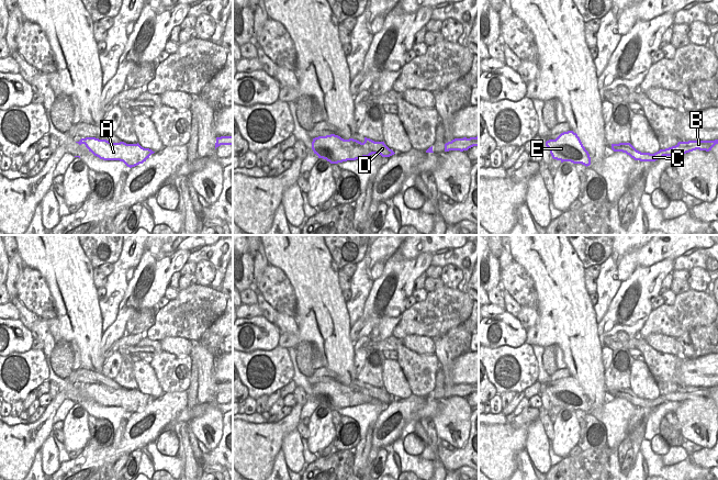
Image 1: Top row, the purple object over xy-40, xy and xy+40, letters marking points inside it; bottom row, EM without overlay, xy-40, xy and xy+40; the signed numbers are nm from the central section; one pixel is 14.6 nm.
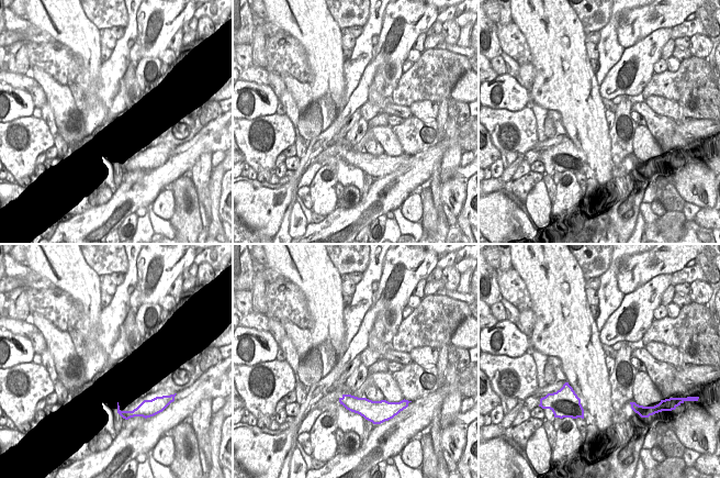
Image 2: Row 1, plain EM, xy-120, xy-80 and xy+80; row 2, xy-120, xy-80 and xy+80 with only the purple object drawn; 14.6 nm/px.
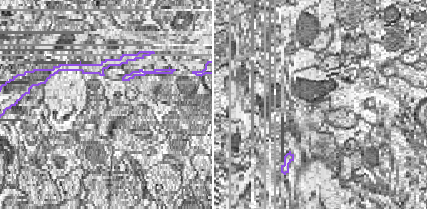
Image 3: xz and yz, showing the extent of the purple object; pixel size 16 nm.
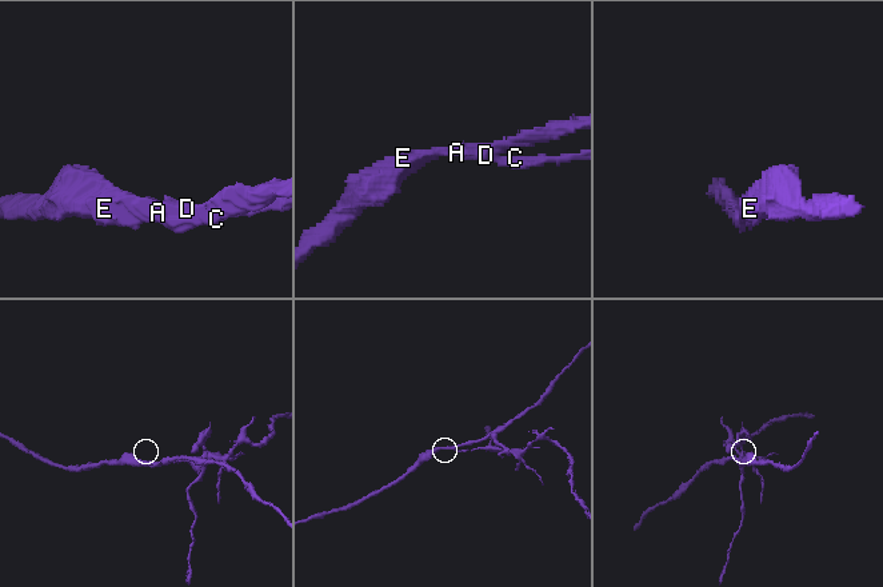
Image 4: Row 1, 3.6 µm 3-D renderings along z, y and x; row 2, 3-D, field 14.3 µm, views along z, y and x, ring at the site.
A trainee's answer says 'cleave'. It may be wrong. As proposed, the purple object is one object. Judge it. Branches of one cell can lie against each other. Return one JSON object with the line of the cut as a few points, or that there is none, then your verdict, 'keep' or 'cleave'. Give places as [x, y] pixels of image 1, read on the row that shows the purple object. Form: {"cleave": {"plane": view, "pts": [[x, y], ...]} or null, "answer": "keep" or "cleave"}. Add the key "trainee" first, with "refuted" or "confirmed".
{"trainee": "confirmed", "cleave": {"plane": "xy", "pts": [[362, 143], [367, 143], [378, 153]]}, "answer": "cleave"}

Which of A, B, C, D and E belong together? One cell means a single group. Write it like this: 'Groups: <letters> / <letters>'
Groups: A E / B C D

